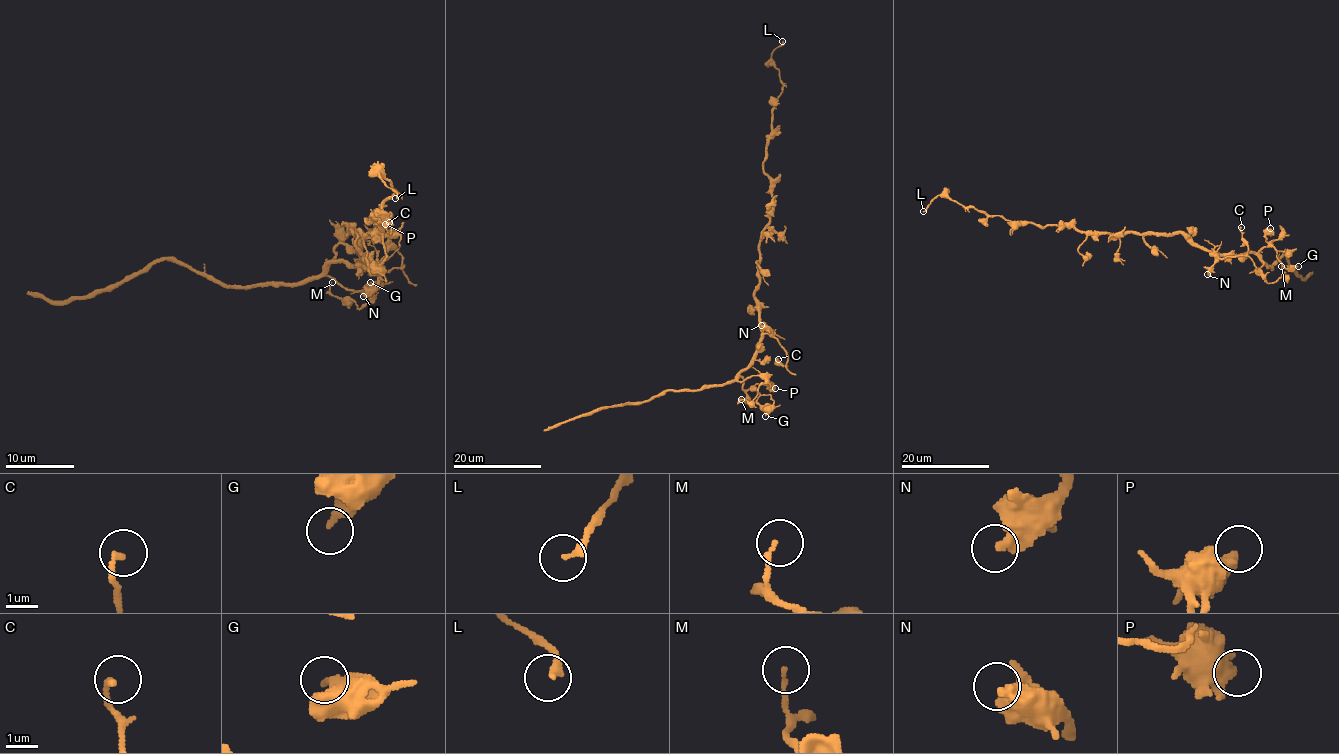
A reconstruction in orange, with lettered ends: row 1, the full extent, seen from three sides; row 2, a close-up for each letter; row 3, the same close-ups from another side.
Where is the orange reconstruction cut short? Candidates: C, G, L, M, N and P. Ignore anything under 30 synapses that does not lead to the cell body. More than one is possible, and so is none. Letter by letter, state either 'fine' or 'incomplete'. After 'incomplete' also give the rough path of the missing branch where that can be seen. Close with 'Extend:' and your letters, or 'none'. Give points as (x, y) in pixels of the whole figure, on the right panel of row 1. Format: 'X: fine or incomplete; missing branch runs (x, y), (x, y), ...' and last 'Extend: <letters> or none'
C: fine
G: fine
L: fine
M: fine
N: fine
P: fine
Extend: none

